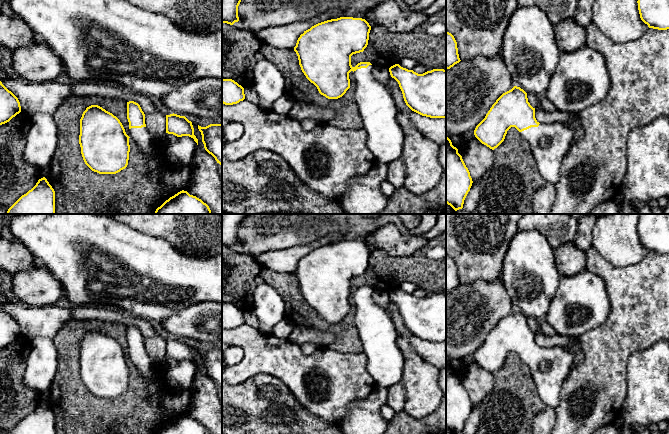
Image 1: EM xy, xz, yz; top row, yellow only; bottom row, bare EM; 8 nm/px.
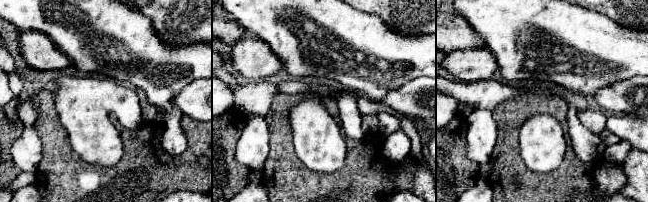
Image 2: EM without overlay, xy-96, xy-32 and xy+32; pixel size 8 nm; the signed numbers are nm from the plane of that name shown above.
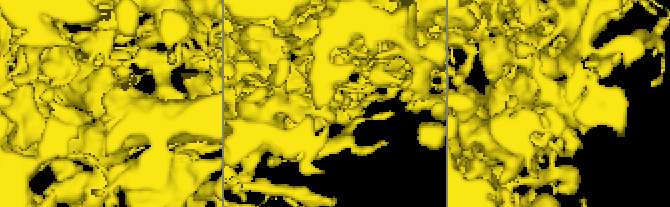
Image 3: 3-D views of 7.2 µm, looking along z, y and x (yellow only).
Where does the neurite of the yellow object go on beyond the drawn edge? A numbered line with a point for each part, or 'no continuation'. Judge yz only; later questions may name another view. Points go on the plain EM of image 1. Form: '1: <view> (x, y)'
1: yz (549, 382)

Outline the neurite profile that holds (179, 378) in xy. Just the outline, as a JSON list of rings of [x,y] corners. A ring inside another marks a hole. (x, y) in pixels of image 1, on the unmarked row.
[[[189,360],[178,361],[178,365],[165,369],[164,378],[168,386],[176,391],[188,390],[194,377],[198,374],[198,369]]]

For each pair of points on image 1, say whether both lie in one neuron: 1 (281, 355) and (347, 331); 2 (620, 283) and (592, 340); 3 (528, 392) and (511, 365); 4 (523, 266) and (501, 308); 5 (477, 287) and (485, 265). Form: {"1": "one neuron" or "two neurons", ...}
{"1": "two neurons", "2": "one neuron", "3": "one neuron", "4": "two neurons", "5": "two neurons"}

